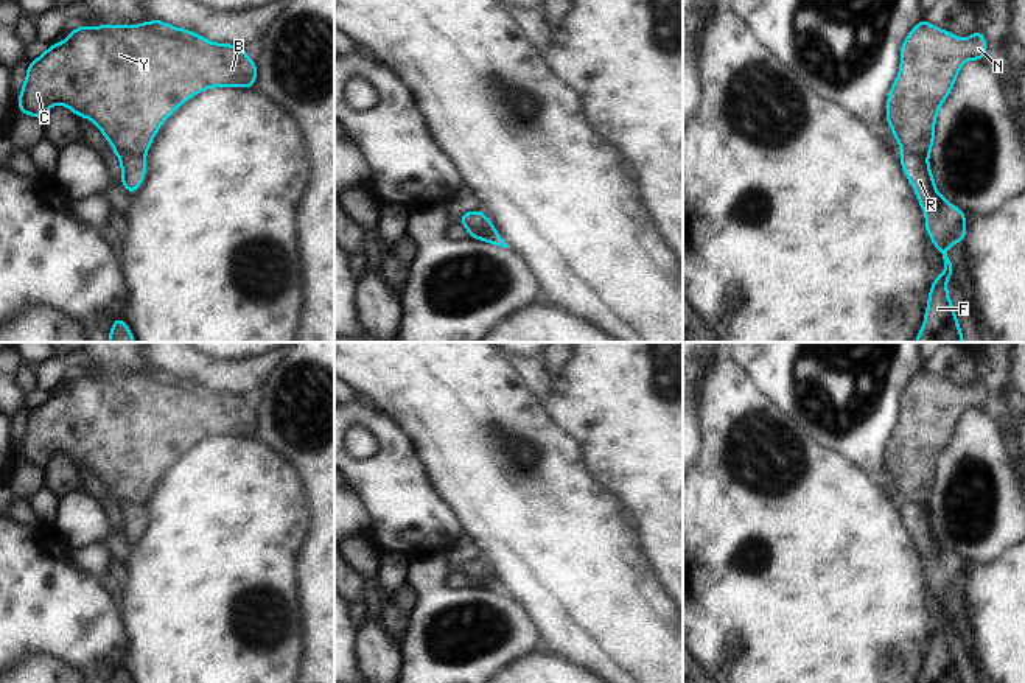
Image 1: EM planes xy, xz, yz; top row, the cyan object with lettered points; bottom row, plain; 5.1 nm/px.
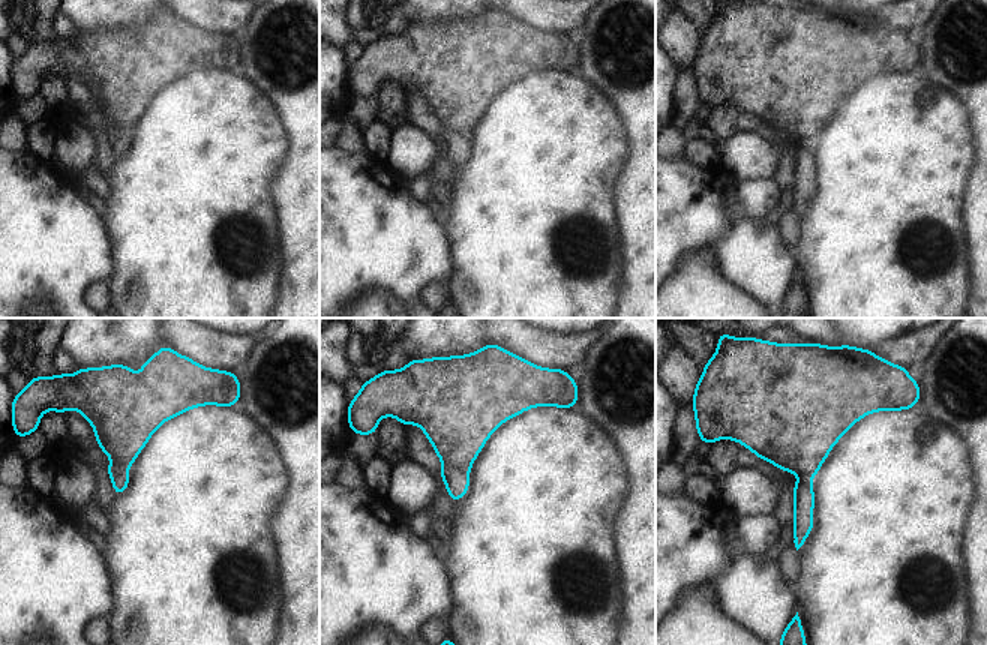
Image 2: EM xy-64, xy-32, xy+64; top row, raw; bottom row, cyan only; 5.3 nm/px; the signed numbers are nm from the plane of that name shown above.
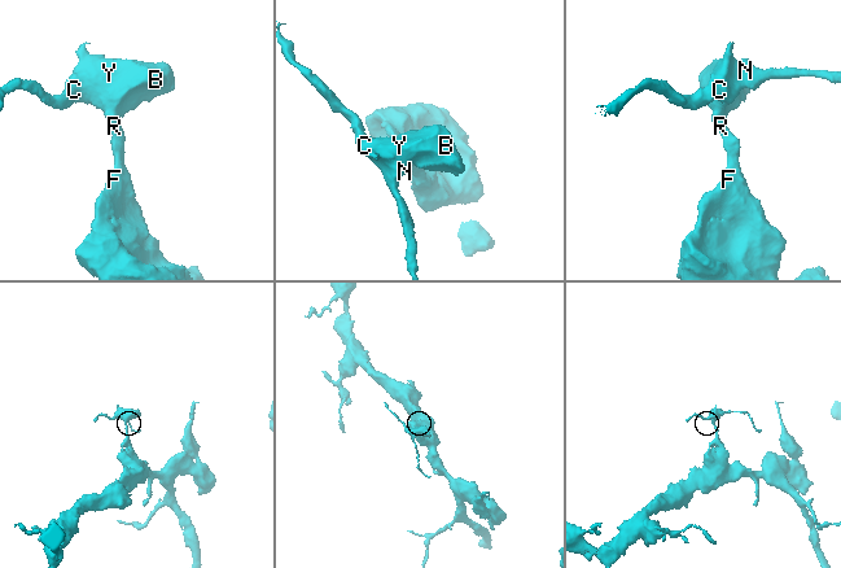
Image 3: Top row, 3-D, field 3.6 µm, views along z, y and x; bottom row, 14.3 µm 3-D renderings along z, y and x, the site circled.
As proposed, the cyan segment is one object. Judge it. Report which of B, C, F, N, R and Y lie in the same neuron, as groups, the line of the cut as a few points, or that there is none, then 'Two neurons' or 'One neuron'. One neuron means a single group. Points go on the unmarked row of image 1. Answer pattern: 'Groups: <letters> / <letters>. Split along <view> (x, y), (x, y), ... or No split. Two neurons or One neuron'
Groups: B C N Y / F R. Split along xy (114, 497), (129, 500), (143, 507). Two neurons

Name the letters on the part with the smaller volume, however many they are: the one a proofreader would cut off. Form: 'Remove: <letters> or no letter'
Remove: B, C, N, Y

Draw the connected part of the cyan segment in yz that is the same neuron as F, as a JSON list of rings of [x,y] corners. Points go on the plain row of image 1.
[[[902,498],[901,515],[916,540],[916,546],[925,562],[925,577],[935,596],[944,608],[944,622],[936,624],[925,658],[919,683],[961,683],[955,658],[946,632],[955,625],[953,615],[947,605],[952,590],[963,593],[966,583],[966,562],[949,552],[936,538],[927,507]]]

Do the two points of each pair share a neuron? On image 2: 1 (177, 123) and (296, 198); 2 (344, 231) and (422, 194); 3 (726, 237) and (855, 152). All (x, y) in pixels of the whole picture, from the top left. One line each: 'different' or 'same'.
1: different
2: different
3: different

